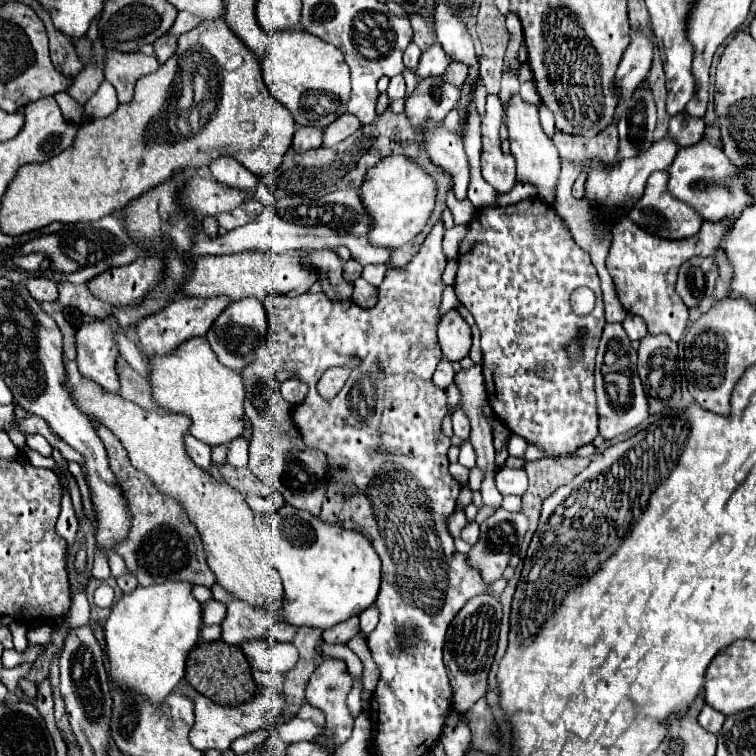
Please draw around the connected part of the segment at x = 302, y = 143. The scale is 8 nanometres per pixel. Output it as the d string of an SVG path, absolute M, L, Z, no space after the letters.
M297 127L293 137L295 151L309 151L323 145L323 131L315 127Z

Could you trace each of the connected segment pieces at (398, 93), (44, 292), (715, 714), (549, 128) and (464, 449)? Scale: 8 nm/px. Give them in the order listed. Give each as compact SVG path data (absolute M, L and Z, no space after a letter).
M401 75L391 77L389 87L387 87L387 97L389 97L389 101L395 101L395 99L403 99L405 97L405 79Z
M35 277L27 281L29 293L41 303L41 301L57 301L57 283L45 277Z
M705 705L701 709L701 713L699 713L699 725L703 729L707 729L709 733L715 733L717 735L719 729L721 729L721 725L723 725L723 721L725 721L725 715L719 713L717 709L711 709L709 705Z
M541 103L539 105L539 121L541 121L541 127L543 127L543 131L549 135L549 137L553 137L555 135L555 119L553 119L553 113Z
M465 441L461 445L461 455L459 455L459 463L473 469L475 467L475 449L471 449L471 443Z

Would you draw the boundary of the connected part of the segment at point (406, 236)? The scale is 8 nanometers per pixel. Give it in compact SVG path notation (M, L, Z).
M391 155L381 159L377 165L373 165L365 181L361 185L361 199L373 217L373 231L371 231L371 243L375 245L389 245L391 249L401 247L403 243L409 243L415 239L417 233L425 227L437 197L437 183L435 179L421 169L417 163L407 159L405 155Z

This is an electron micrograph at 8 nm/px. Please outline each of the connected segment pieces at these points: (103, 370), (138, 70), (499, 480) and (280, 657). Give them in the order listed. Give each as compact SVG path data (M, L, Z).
M109 321L85 323L77 331L77 365L79 373L103 387L107 393L119 389L115 359L119 355L113 333L125 333Z
M109 51L105 59L105 79L117 89L119 103L129 103L133 99L133 87L137 79L157 71L159 65L161 63L155 55Z
M501 467L495 475L497 489L503 495L523 495L527 491L527 473L525 469L511 469L511 467Z
M267 639L247 641L241 645L241 651L247 657L249 665L261 671L287 673L295 667L299 659L299 653L293 643L273 643Z

